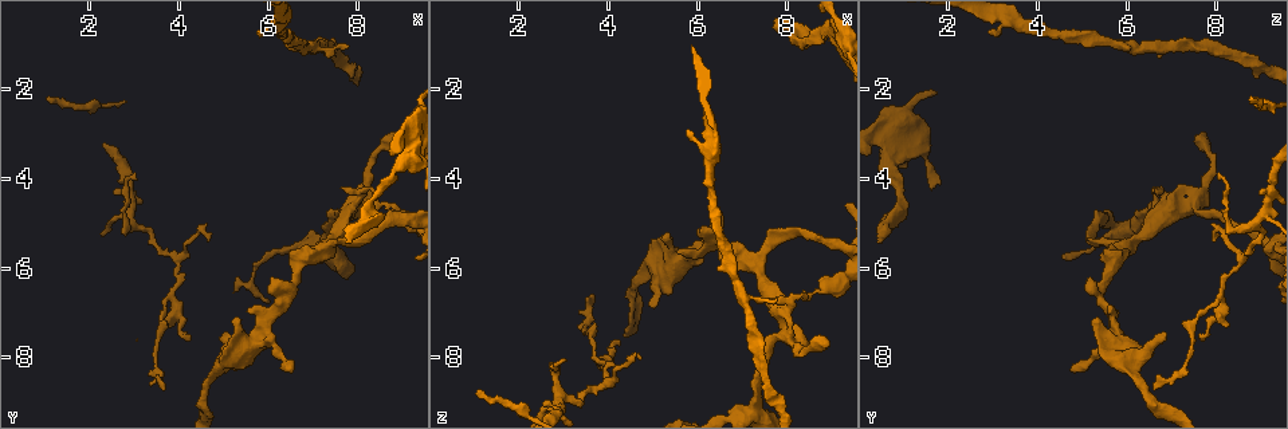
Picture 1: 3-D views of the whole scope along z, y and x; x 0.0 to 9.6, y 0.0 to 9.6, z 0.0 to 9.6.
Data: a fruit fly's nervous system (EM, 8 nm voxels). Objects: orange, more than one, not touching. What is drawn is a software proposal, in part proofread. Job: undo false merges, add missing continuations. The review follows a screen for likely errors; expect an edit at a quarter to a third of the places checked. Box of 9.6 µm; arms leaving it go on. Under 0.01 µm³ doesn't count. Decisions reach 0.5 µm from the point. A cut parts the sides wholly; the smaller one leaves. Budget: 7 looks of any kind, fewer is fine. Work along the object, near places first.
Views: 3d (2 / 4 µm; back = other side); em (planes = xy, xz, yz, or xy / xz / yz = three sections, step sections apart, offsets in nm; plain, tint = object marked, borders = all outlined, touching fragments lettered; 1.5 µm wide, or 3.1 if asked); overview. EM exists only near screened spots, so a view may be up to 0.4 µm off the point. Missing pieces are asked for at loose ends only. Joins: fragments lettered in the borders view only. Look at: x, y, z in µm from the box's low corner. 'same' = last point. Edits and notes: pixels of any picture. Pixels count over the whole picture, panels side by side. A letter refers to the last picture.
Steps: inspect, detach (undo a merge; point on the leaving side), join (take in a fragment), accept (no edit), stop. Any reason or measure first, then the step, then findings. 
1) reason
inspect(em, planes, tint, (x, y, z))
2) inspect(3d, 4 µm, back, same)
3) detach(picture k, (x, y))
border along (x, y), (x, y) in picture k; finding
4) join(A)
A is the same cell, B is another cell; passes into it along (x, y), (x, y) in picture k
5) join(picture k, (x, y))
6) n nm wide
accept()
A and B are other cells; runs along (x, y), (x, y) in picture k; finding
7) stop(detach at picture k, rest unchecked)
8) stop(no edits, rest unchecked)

tapers out
inspect(em, xz, step 8, borders, (3.05, 4.05, 8.00))

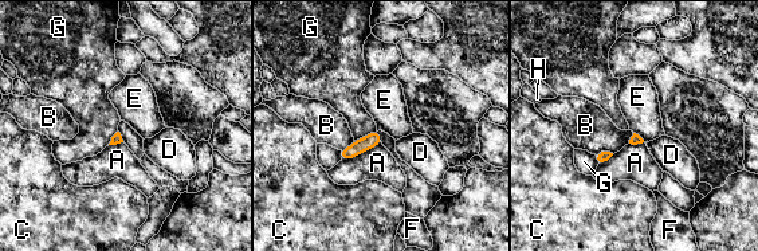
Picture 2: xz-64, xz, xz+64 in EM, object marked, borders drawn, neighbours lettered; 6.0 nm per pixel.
inspect(em, planes, borders, same)

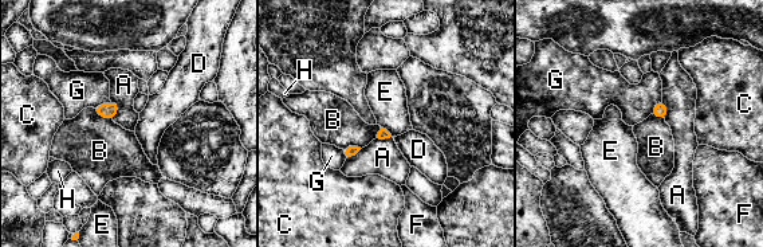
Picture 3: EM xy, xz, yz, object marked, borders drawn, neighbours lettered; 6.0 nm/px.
accept()
A, B, C, D, E, F, G and H are other cells; border along (381, 126), (392, 136) in picture 3; no lettered fragment goes on from it

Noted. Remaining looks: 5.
inspect(em, planes, borders, (1.20, 2.15, 8.75))

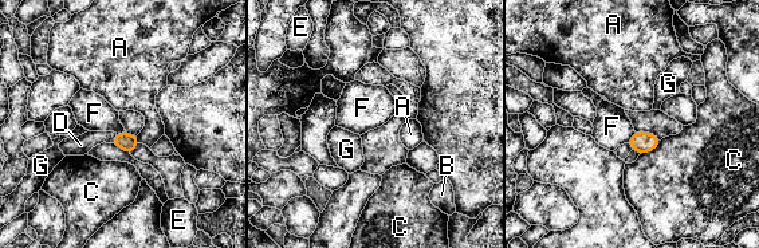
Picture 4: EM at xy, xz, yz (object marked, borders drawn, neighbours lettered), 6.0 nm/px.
110 nm wide; C touches over 160 nm
join(D)
D is the same cell, A, B, C, E, F and G are other cells; the neuron continues

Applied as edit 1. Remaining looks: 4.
thick turns thin
inspect(em, planes, borders, (4.95, 8.35, 6.15))

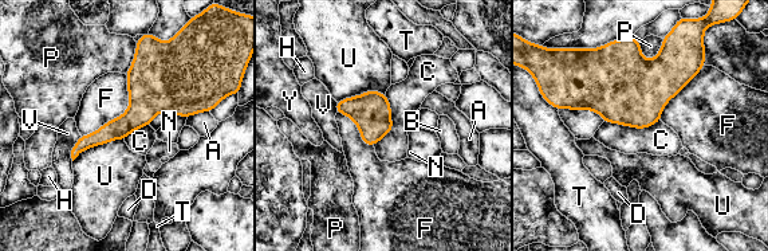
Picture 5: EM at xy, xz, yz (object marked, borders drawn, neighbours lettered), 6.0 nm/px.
F touches over 460 nm
accept()
A, B, C, D, F, H, N, P, T, U, V and Y are other cells; all the same neuron

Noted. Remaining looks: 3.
stop(join at picture 4, rest unchecked)

